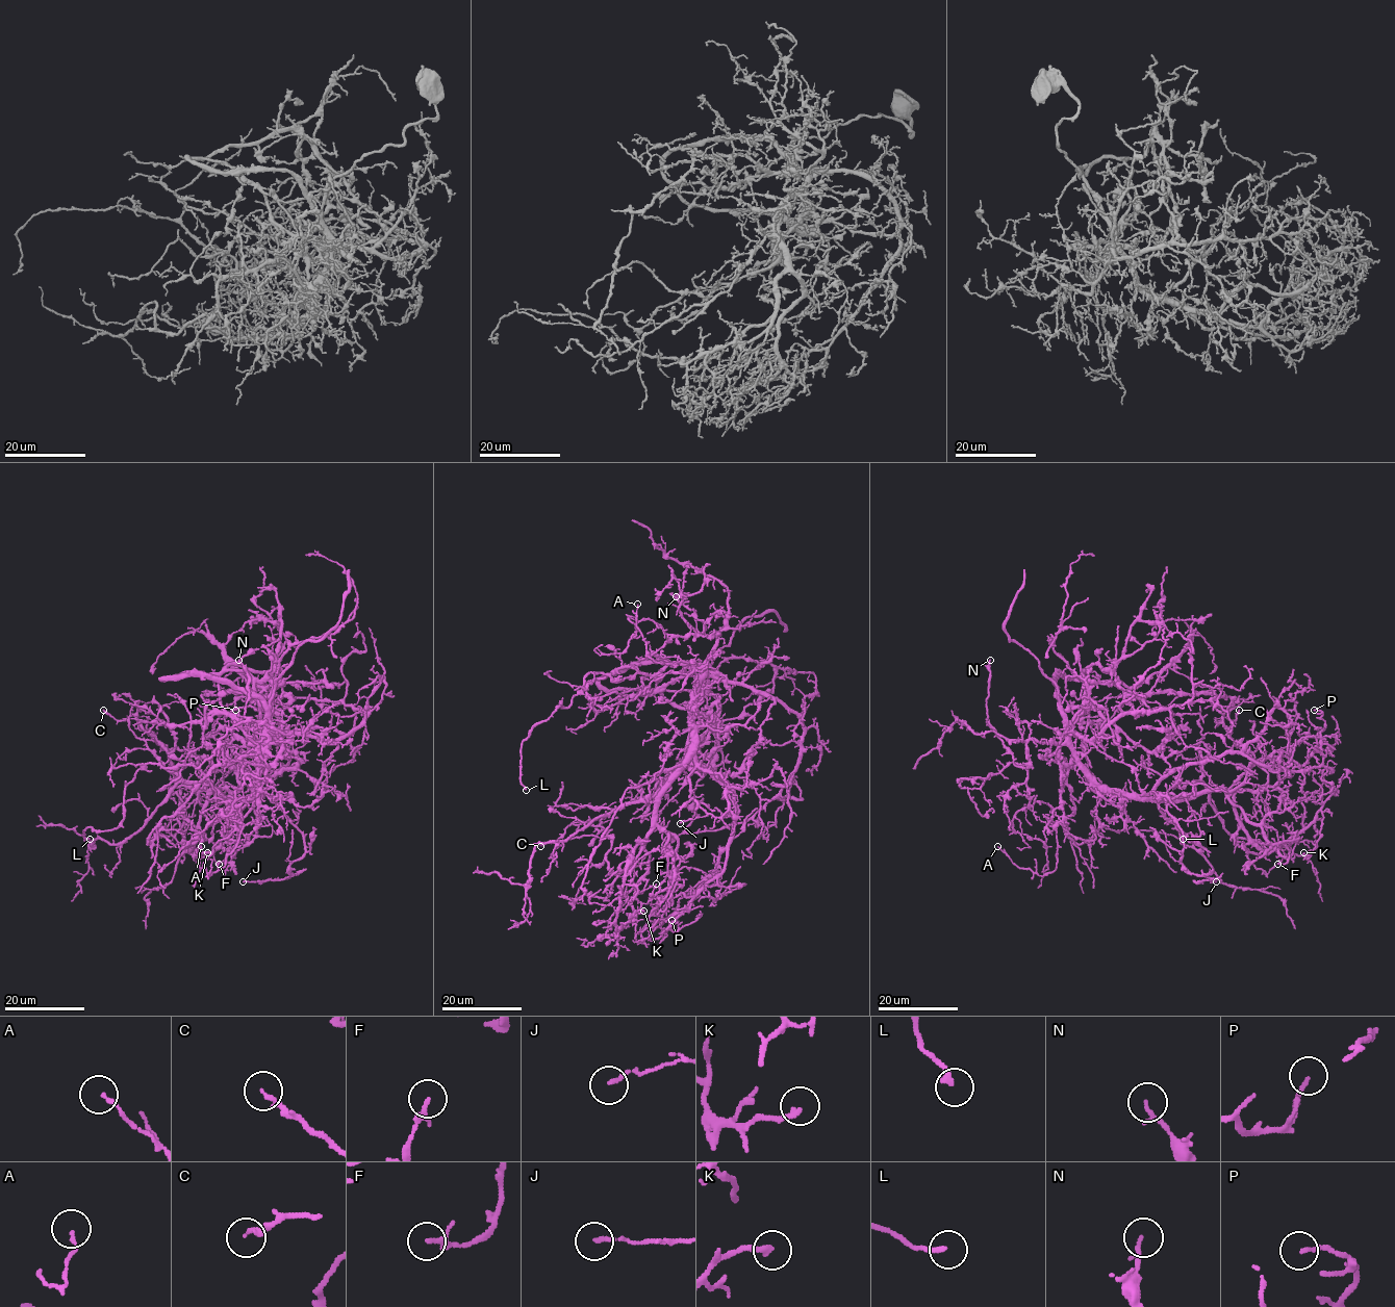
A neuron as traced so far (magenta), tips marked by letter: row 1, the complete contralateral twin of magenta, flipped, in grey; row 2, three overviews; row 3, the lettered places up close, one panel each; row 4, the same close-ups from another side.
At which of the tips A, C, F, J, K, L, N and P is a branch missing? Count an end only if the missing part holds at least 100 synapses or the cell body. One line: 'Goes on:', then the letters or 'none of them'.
Goes on: none of them

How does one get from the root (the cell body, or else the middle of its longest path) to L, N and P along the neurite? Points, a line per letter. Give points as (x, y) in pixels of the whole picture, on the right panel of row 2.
L: (1079, 757), (1061, 745), (1057, 761), (1065, 774), (1061, 765), (1080, 763), (1100, 783), (1104, 826), (1183, 839)
N: (1079, 757), (1065, 745), (1030, 740), (1028, 766), (1013, 763), (986, 711), (990, 660)
P: (1079, 757), (1100, 785), (1131, 794), (1232, 791), (1251, 763), (1320, 732), (1322, 713), (1314, 710)

